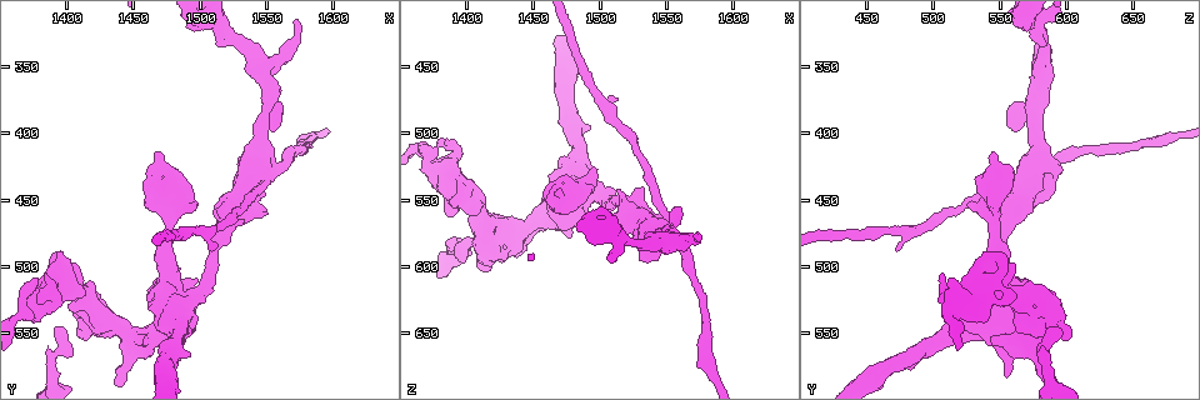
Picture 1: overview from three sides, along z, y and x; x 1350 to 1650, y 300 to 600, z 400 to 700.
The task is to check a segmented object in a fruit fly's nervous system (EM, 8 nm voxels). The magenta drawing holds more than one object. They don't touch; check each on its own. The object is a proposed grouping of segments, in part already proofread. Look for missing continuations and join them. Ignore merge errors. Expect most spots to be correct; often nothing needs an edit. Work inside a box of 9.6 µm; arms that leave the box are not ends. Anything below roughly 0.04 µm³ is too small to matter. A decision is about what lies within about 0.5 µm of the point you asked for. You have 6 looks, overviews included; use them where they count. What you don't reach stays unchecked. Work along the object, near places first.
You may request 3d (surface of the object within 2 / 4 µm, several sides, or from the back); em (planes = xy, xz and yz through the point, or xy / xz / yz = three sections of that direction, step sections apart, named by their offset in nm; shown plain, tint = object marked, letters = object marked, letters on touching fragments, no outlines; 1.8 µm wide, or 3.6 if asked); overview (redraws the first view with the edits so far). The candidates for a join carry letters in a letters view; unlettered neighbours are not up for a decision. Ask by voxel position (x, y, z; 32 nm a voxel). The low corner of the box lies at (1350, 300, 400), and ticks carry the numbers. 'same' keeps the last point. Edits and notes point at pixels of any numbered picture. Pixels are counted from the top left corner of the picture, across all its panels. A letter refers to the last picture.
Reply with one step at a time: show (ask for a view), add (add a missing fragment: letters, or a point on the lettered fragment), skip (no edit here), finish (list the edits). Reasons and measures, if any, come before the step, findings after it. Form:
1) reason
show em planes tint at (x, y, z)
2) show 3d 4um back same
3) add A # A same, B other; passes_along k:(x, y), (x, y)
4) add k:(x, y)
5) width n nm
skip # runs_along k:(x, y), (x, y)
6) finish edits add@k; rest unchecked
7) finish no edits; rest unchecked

sudden change in width
show em 3.6um xy step 8 tint at (1540, 430, 568)

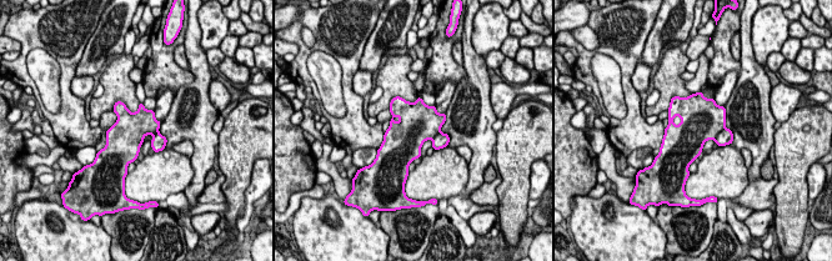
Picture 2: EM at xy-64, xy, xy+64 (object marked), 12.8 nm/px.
cut it another way
show em 3.6um planes letters same

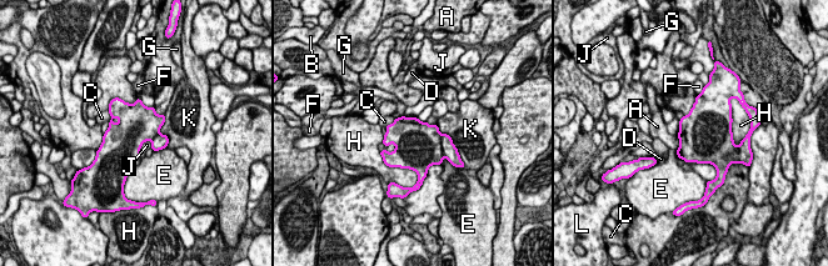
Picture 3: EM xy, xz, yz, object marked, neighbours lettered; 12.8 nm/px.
width 550 nm
skip # A other, B other, C other, D other, E other, F other, G other, H other, J other, K other, L other; border 3:(106, 110), (110, 116), (109, 121); none of them fits

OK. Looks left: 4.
side arm on a straight run
show 3d 2um at (1548, 360, 580)

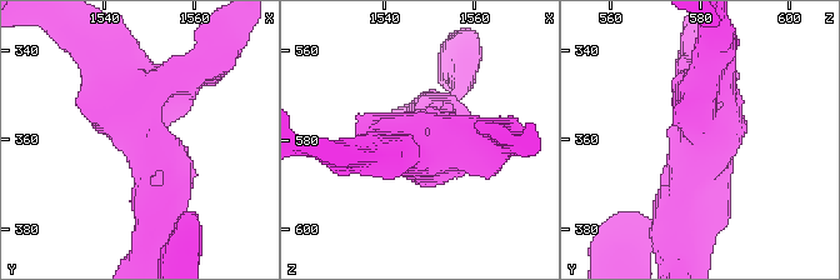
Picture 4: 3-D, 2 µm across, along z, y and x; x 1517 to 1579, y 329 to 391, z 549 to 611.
show em planes letters at (1547, 359, 581)

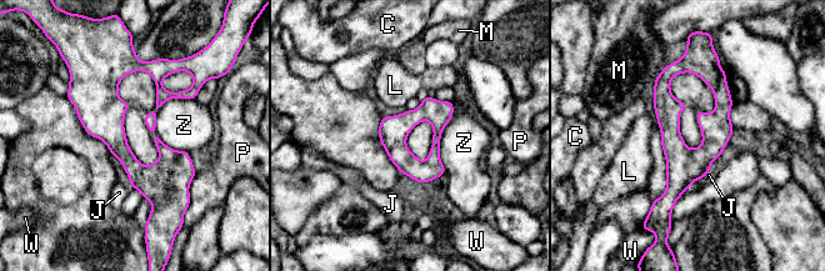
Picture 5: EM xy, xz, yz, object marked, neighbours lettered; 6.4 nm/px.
skip # C other, J other, L other, M other, P other, W other, Z other; runs_along 5:(716, 69), (714, 142), (664, 209); none of them fits

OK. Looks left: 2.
finish no edits; rest unchecked

